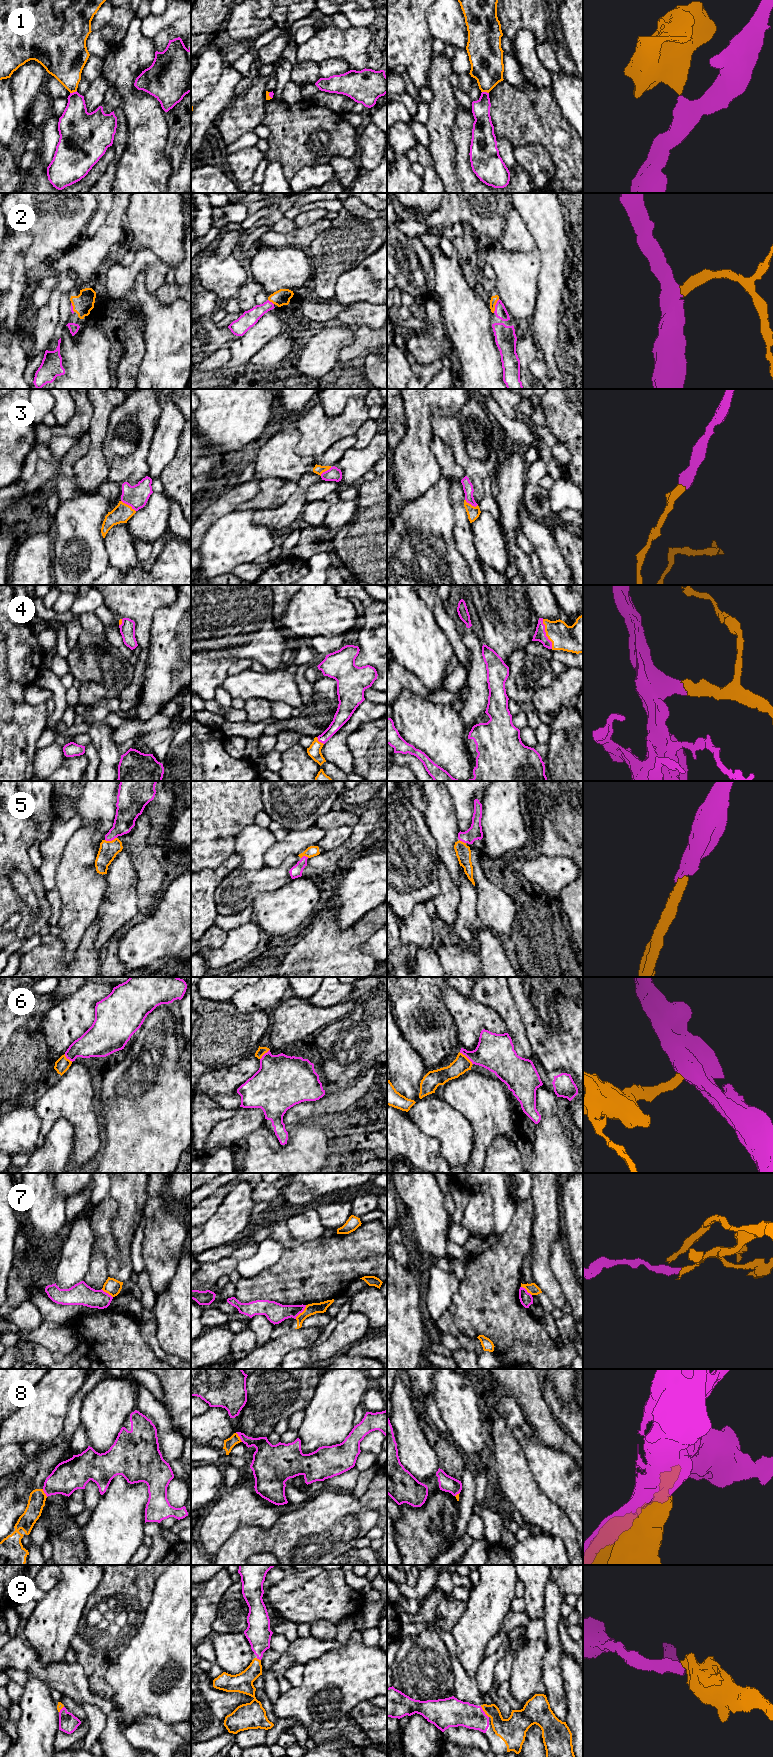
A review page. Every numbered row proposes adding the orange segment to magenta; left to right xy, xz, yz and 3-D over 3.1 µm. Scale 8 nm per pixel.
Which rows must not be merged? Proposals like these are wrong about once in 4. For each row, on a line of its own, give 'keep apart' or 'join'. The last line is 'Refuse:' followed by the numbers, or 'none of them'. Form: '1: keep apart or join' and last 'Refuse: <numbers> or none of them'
1: keep apart
2: join
3: join
4: join
5: join
6: join
7: keep apart
8: keep apart
9: join
Refuse: 1, 7, 8

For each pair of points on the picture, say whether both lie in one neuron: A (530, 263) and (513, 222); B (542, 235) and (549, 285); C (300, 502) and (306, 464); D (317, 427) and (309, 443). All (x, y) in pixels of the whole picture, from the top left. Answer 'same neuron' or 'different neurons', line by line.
A: different neurons
B: same neuron
C: different neurons
D: same neuron

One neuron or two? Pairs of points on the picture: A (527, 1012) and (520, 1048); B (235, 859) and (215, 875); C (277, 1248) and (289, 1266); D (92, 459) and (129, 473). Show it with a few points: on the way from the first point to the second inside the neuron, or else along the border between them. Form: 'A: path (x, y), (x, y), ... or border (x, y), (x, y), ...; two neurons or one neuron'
A: border (516, 1003), (527, 1039), (532, 1047); two neurons
B: path (230, 864), (220, 873); one neuron
C: border (271, 1237), (283, 1246), (283, 1252), (263, 1269); two neurons
D: border (103, 442), (103, 456), (108, 469), (107, 479); two neurons

